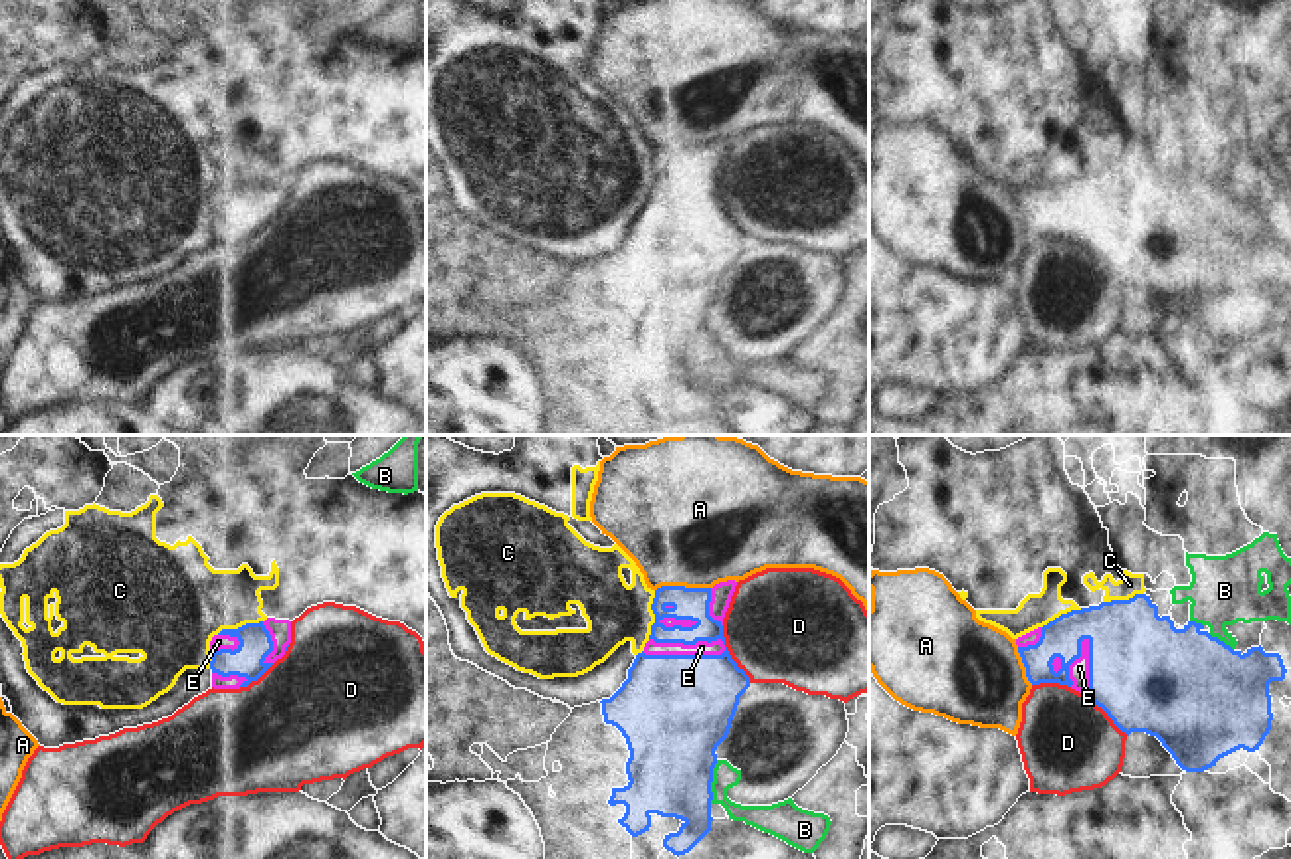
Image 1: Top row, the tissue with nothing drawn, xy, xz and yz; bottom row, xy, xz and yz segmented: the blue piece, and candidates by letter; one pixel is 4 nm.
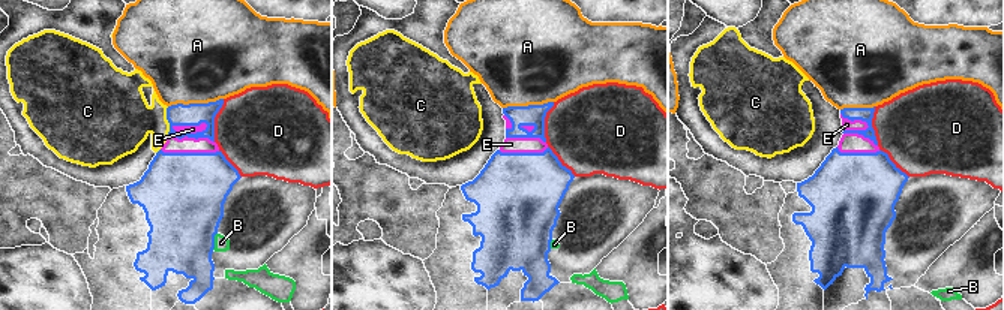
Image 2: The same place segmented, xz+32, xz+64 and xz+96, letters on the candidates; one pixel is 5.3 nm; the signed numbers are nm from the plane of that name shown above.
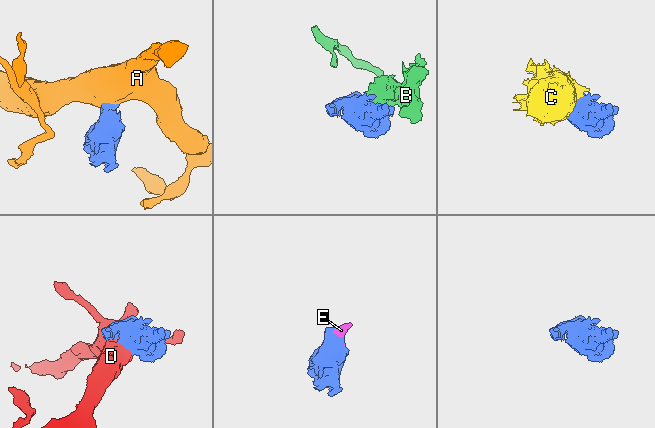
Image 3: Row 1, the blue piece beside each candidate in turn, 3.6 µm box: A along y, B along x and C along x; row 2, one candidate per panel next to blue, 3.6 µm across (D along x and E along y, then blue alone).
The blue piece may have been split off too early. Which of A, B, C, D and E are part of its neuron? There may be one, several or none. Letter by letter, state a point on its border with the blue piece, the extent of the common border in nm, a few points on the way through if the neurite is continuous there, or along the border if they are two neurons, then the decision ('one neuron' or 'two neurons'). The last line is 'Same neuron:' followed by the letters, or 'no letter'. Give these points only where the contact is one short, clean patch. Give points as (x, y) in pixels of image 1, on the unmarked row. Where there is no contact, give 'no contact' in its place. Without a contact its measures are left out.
A: meets blue in xz at (682, 143); contact 220 nm long; border along xz (709, 143), (660, 143), (656, 147); two neurons
B: meets blue in xz at (711, 337); contact 180 nm long; border along xz (717, 317), (711, 329), (709, 359); two neurons
C: meets blue in xz at (654, 169); contact 200 nm long; two neurons
D: meets blue in xz at (727, 210); contact 260 nm long; two neurons
E: meets blue in xz at (684, 212); contact 340 nm long; runs through xz (674, 268), (684, 212), (692, 204), (701, 204); one neuron
Same neuron: E

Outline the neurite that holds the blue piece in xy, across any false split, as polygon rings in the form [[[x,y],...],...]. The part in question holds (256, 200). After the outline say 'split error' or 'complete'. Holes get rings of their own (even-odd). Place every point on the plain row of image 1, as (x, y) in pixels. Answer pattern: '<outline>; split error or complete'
[[[267,174],[238,186],[222,186],[210,198],[212,243],[248,243],[285,212],[289,200],[289,176]]]; split error

